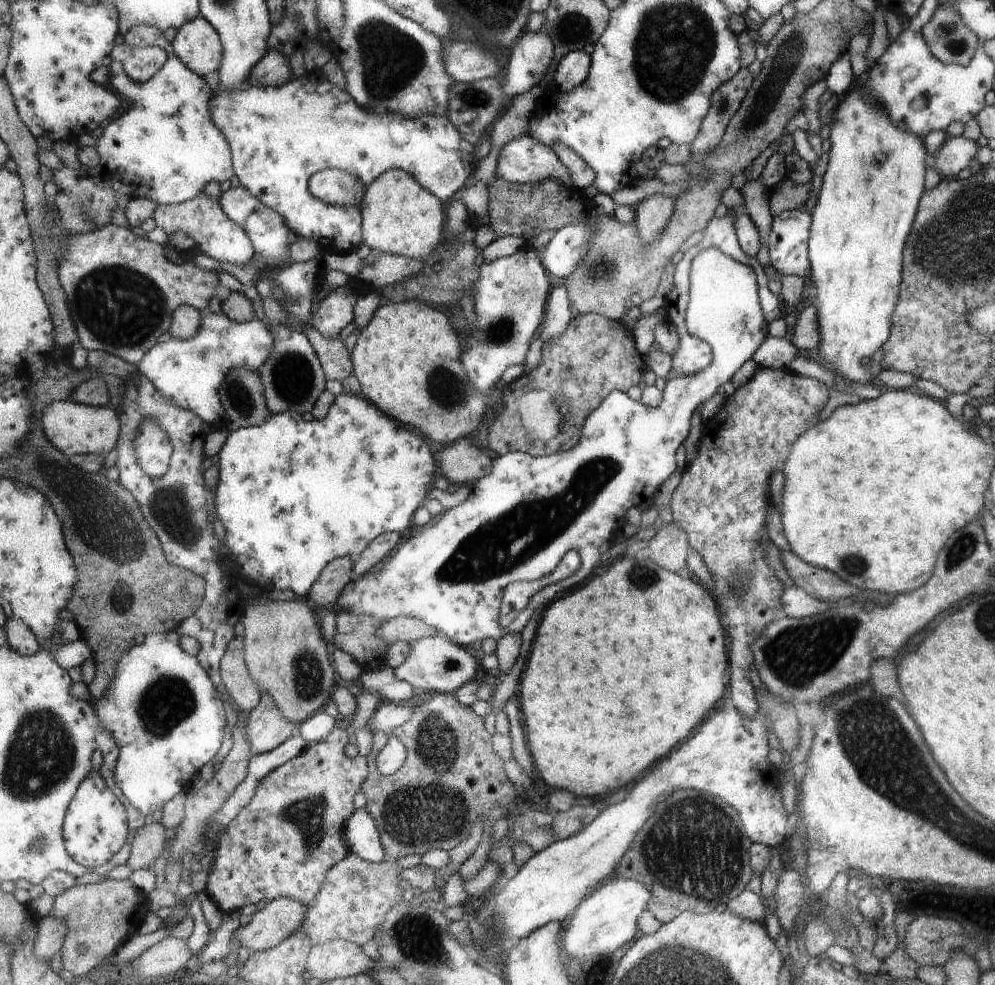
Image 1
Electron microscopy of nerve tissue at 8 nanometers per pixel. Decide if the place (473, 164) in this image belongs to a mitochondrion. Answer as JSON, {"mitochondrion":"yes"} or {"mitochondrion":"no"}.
{"mitochondrion":"no"}

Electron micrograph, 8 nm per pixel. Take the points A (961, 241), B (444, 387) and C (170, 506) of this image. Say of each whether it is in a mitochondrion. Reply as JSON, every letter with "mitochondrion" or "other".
{"A":"mitochondrion","B":"mitochondrion","C":"mitochondrion"}

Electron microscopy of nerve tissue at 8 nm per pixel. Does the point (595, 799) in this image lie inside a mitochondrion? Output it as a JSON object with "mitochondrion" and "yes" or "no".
{"mitochondrion":"no"}

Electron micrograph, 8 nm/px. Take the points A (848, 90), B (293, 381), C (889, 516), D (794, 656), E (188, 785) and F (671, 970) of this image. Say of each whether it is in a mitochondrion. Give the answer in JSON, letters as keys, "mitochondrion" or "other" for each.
{"A":"other","B":"mitochondrion","C":"other","D":"mitochondrion","E":"other","F":"mitochondrion"}

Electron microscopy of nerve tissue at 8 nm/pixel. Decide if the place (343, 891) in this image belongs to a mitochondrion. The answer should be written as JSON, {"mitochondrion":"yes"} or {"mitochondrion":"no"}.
{"mitochondrion":"no"}

